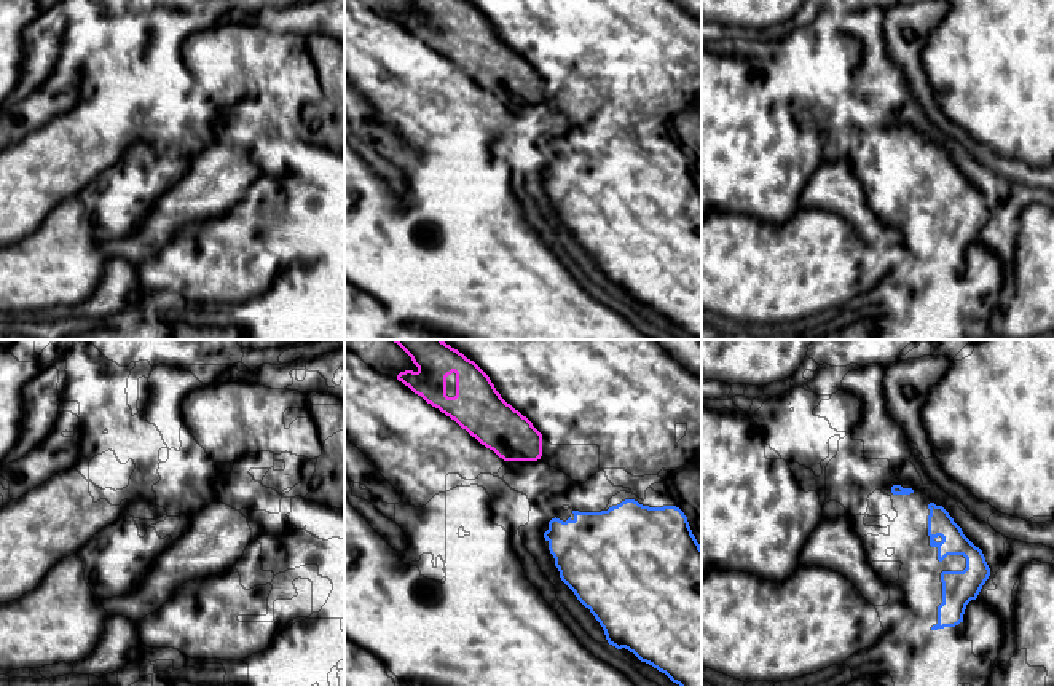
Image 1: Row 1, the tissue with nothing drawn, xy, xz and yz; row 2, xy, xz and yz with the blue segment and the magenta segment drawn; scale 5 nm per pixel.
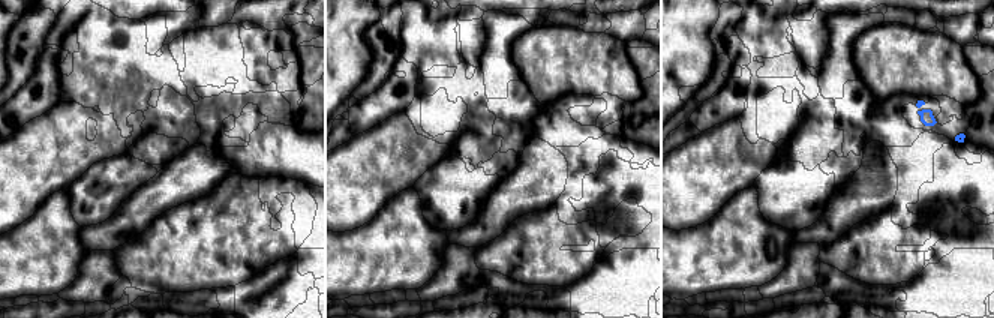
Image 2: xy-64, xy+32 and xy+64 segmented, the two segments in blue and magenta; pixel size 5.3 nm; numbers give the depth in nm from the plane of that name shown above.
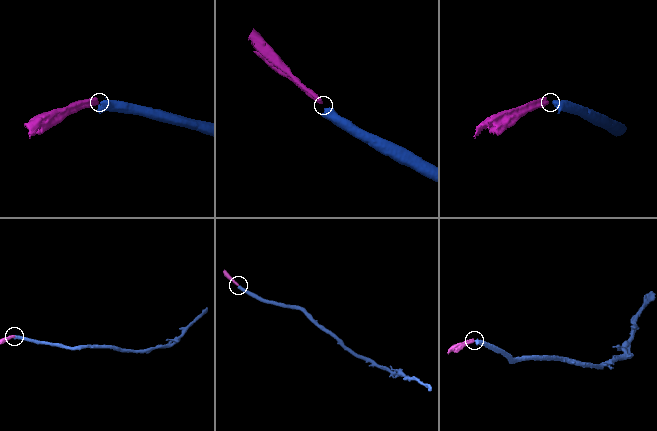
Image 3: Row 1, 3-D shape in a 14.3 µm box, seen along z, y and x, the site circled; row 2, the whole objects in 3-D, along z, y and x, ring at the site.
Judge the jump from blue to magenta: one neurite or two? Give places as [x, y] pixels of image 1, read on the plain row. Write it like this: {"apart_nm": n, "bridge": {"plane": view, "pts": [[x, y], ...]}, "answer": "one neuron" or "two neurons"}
{"apart_nm": 300, "bridge": {"plane": "xz", "pts": [[555, 160], [536, 102]]}, "answer": "two neurons"}

